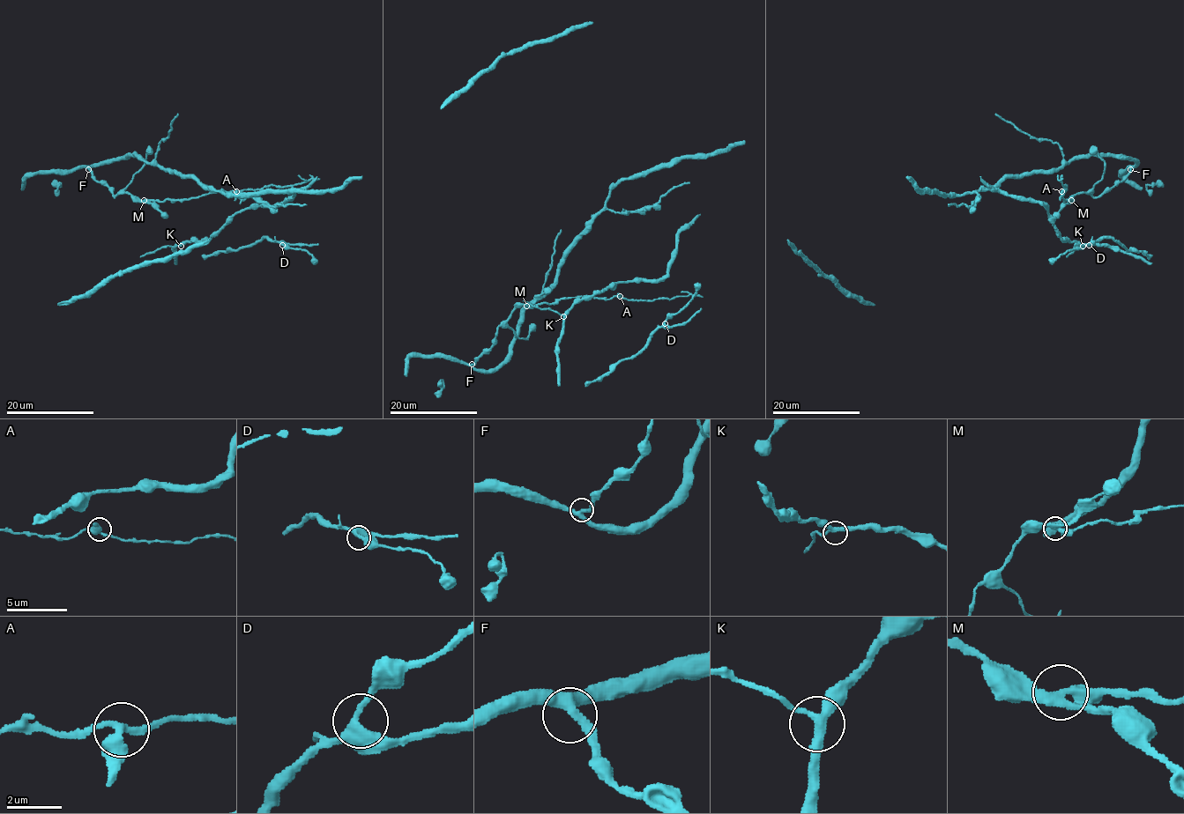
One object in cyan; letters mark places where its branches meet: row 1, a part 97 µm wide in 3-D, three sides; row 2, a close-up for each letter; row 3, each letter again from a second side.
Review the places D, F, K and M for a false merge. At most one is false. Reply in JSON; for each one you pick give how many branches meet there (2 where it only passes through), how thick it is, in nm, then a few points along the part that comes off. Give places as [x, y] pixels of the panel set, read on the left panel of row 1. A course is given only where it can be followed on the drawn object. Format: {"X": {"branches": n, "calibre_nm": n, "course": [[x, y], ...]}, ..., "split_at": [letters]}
{"M": {"branches": 3, "calibre_nm": 300, "course": [[143, 200], [178, 200], [218, 191], [261, 190], [270, 186], [289, 186], [319, 179]]}, "split_at": ["M"]}

